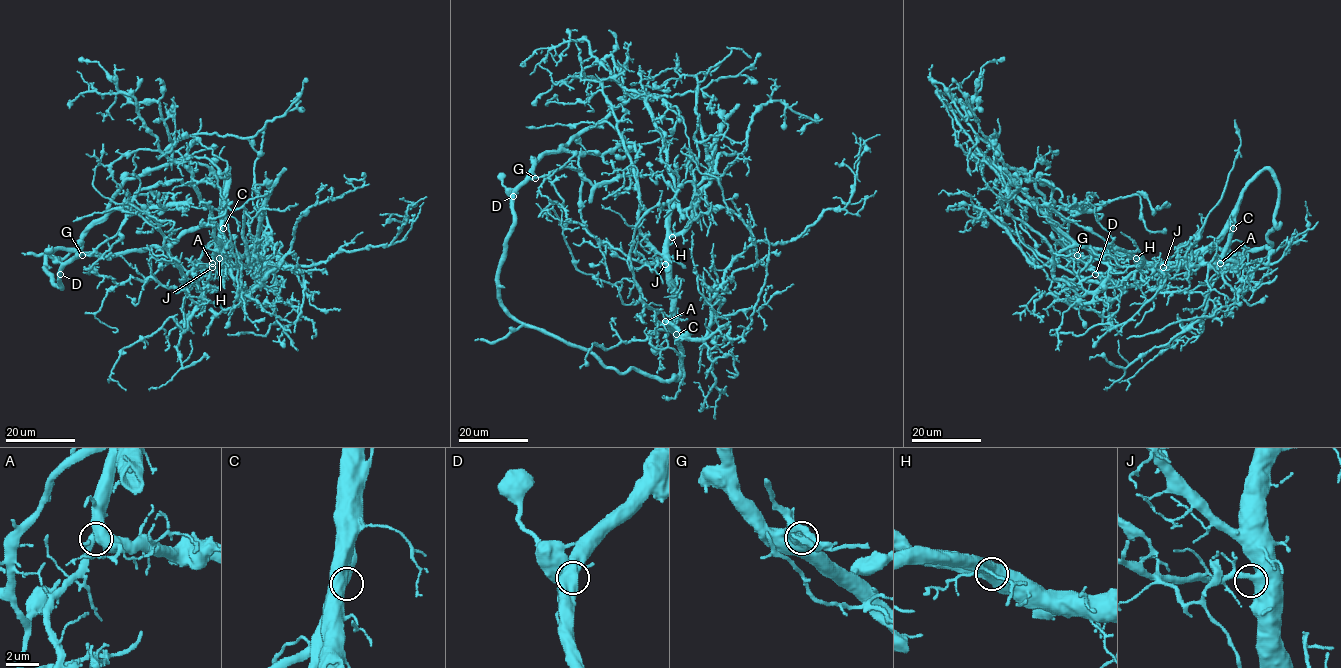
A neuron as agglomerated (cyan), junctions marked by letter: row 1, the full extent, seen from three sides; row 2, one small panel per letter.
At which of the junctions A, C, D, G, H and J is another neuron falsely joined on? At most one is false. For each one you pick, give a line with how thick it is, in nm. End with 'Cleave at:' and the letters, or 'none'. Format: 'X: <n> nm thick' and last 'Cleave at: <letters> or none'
G: 550 nm thick
Cleave at: G

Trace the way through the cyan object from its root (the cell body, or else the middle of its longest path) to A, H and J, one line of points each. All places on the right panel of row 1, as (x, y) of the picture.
A: (1109, 274), (1105, 254), (1109, 251), (1130, 254), (1149, 262), (1176, 262), (1202, 253), (1230, 227), (1220, 263)
H: (1109, 274), (1107, 252), (1130, 254), (1136, 258)
J: (1109, 274), (1105, 254), (1109, 251), (1130, 254), (1163, 267)

